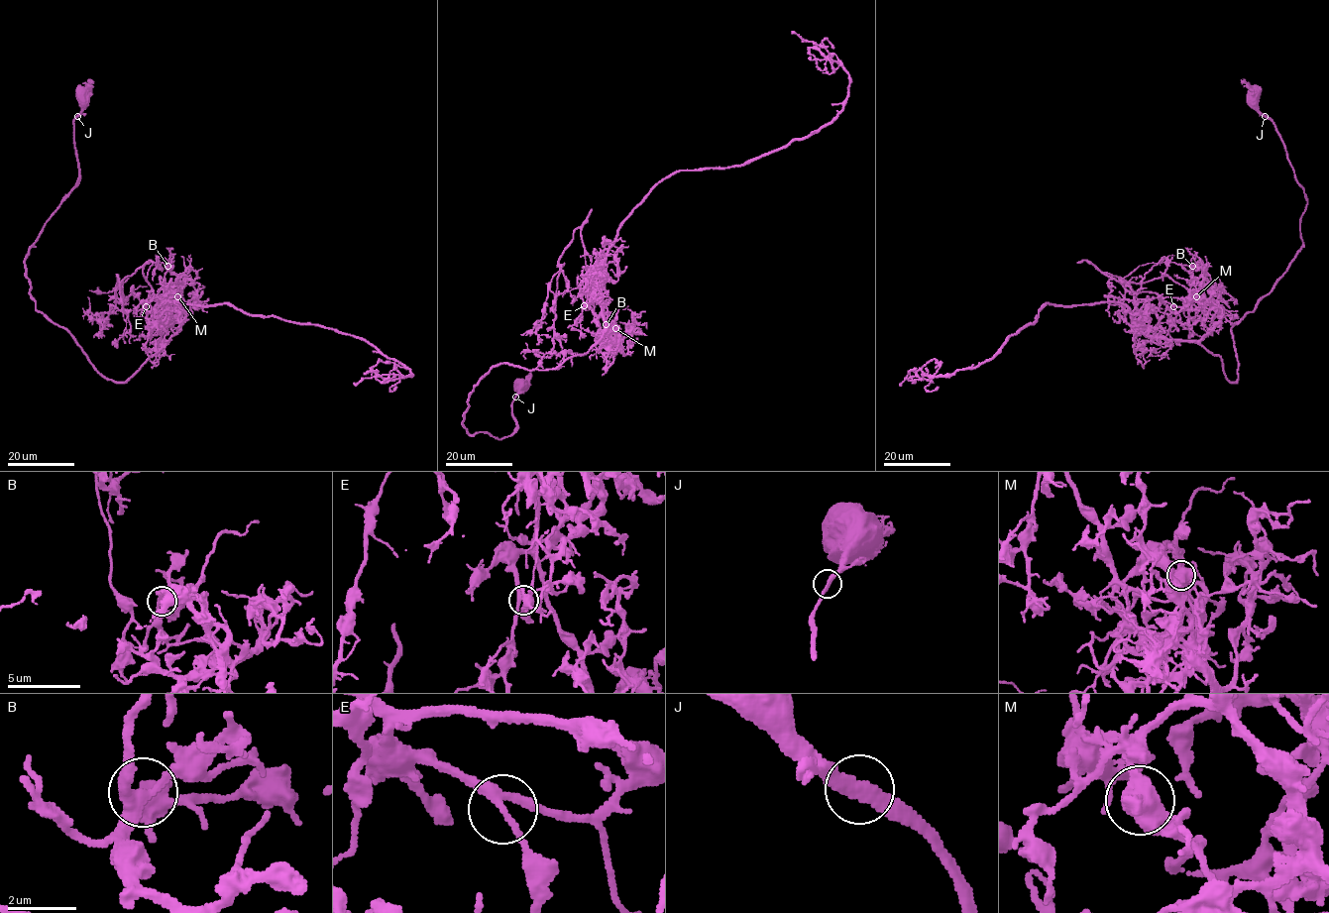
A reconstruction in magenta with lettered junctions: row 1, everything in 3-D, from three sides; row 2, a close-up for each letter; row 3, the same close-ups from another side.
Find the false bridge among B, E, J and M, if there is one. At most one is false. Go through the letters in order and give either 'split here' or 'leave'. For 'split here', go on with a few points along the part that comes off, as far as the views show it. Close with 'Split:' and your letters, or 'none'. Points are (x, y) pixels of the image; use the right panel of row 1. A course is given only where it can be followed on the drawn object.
B: leave
E: leave
J: leave
M: split here | (1196, 296), (1202, 300), (1129, 292), (1096, 267), (1128, 283), (1168, 277), (1192, 292), (1225, 292), (1217, 290)
Split: M

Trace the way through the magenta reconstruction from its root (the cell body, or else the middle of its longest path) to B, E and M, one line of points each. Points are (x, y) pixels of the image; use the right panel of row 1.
B: (1255, 93), (1307, 204), (1296, 257), (1231, 329), (1236, 382), (1200, 343), (1222, 309), (1192, 266)
E: (1255, 93), (1304, 191), (1302, 245), (1231, 329), (1236, 382), (1200, 343), (1222, 311), (1162, 298), (1173, 306)
M: (1255, 93), (1307, 204), (1296, 257), (1231, 329), (1236, 382), (1200, 343), (1222, 311), (1196, 296)

